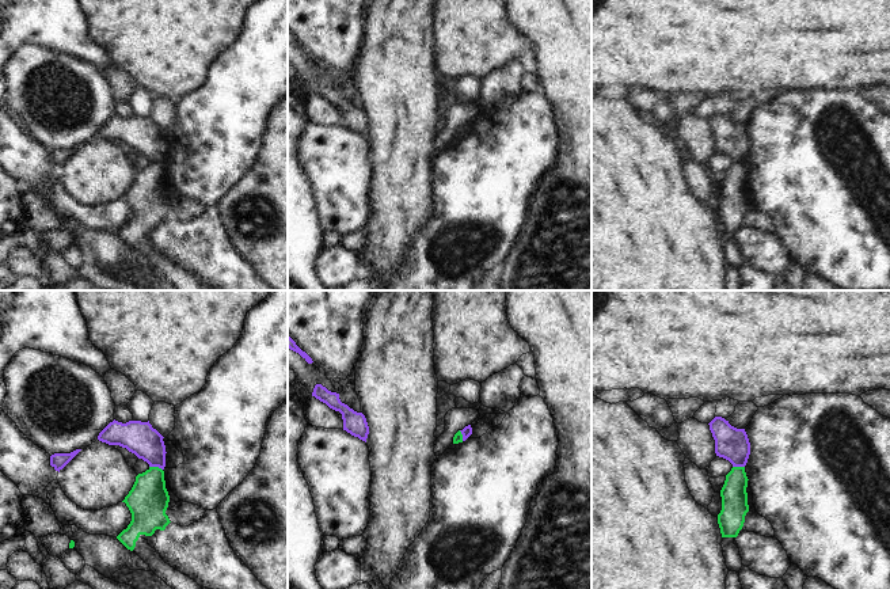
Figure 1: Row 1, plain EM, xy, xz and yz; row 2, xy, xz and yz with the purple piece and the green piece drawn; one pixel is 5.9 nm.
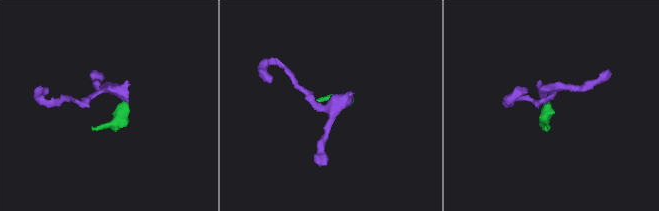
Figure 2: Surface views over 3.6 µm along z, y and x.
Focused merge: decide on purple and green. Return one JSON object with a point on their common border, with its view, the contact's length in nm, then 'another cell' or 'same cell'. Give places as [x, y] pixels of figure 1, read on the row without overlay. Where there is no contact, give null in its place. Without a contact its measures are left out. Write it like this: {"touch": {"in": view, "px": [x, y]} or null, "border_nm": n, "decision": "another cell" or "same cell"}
{"touch": {"in": "xy", "px": [156, 162]}, "border_nm": 80, "decision": "another cell"}

